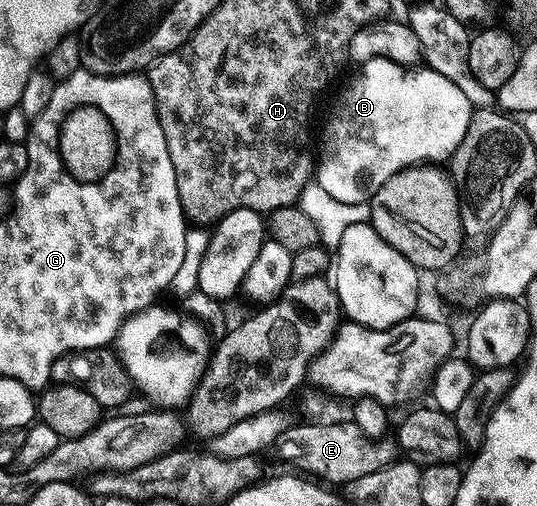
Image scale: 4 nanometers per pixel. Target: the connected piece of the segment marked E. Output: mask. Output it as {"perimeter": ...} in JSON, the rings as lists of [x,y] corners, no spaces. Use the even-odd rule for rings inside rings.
{"perimeter":[[[352,421],[286,426],[285,432],[273,442],[271,451],[272,454],[277,454],[279,462],[289,466],[286,468],[329,485],[334,485],[333,483],[351,485],[359,477],[367,477],[379,469],[388,467],[395,459],[395,443],[392,438],[384,437],[370,441]]]}

